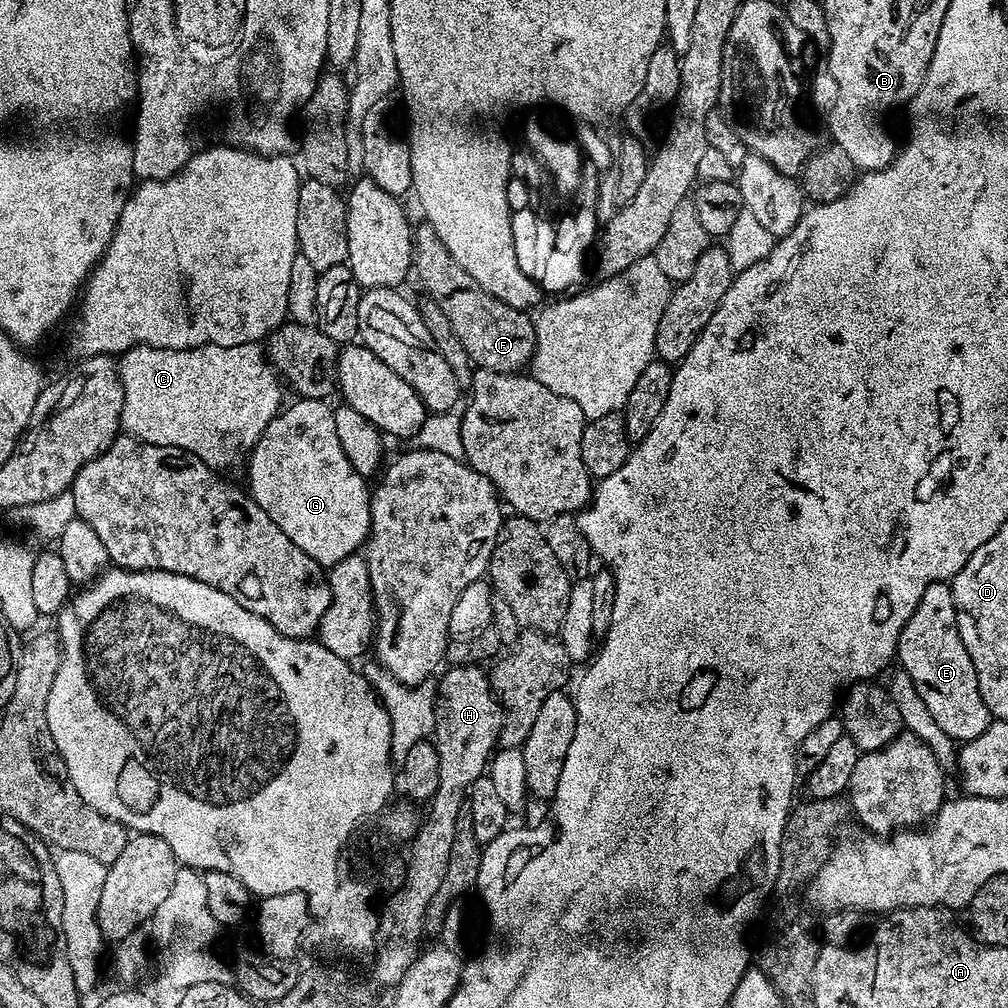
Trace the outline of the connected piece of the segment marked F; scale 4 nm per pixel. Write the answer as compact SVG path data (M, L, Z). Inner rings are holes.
M424 222L414 232L414 252L418 264L424 267L424 284L432 292L452 292L440 307L446 313L454 331L462 340L473 365L490 372L520 372L536 352L536 324L523 308L515 308L490 295L479 286L456 288L456 284L473 283L472 275L448 253L432 225Z

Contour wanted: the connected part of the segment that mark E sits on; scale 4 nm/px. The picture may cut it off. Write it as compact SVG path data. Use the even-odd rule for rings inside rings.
M947 583L930 585L900 635L898 664L910 674L922 702L926 702L930 714L934 714L934 720L953 741L963 742L978 738L978 734L987 730L990 713L980 693L969 645L964 645L960 637L956 616L958 609L951 587Z

